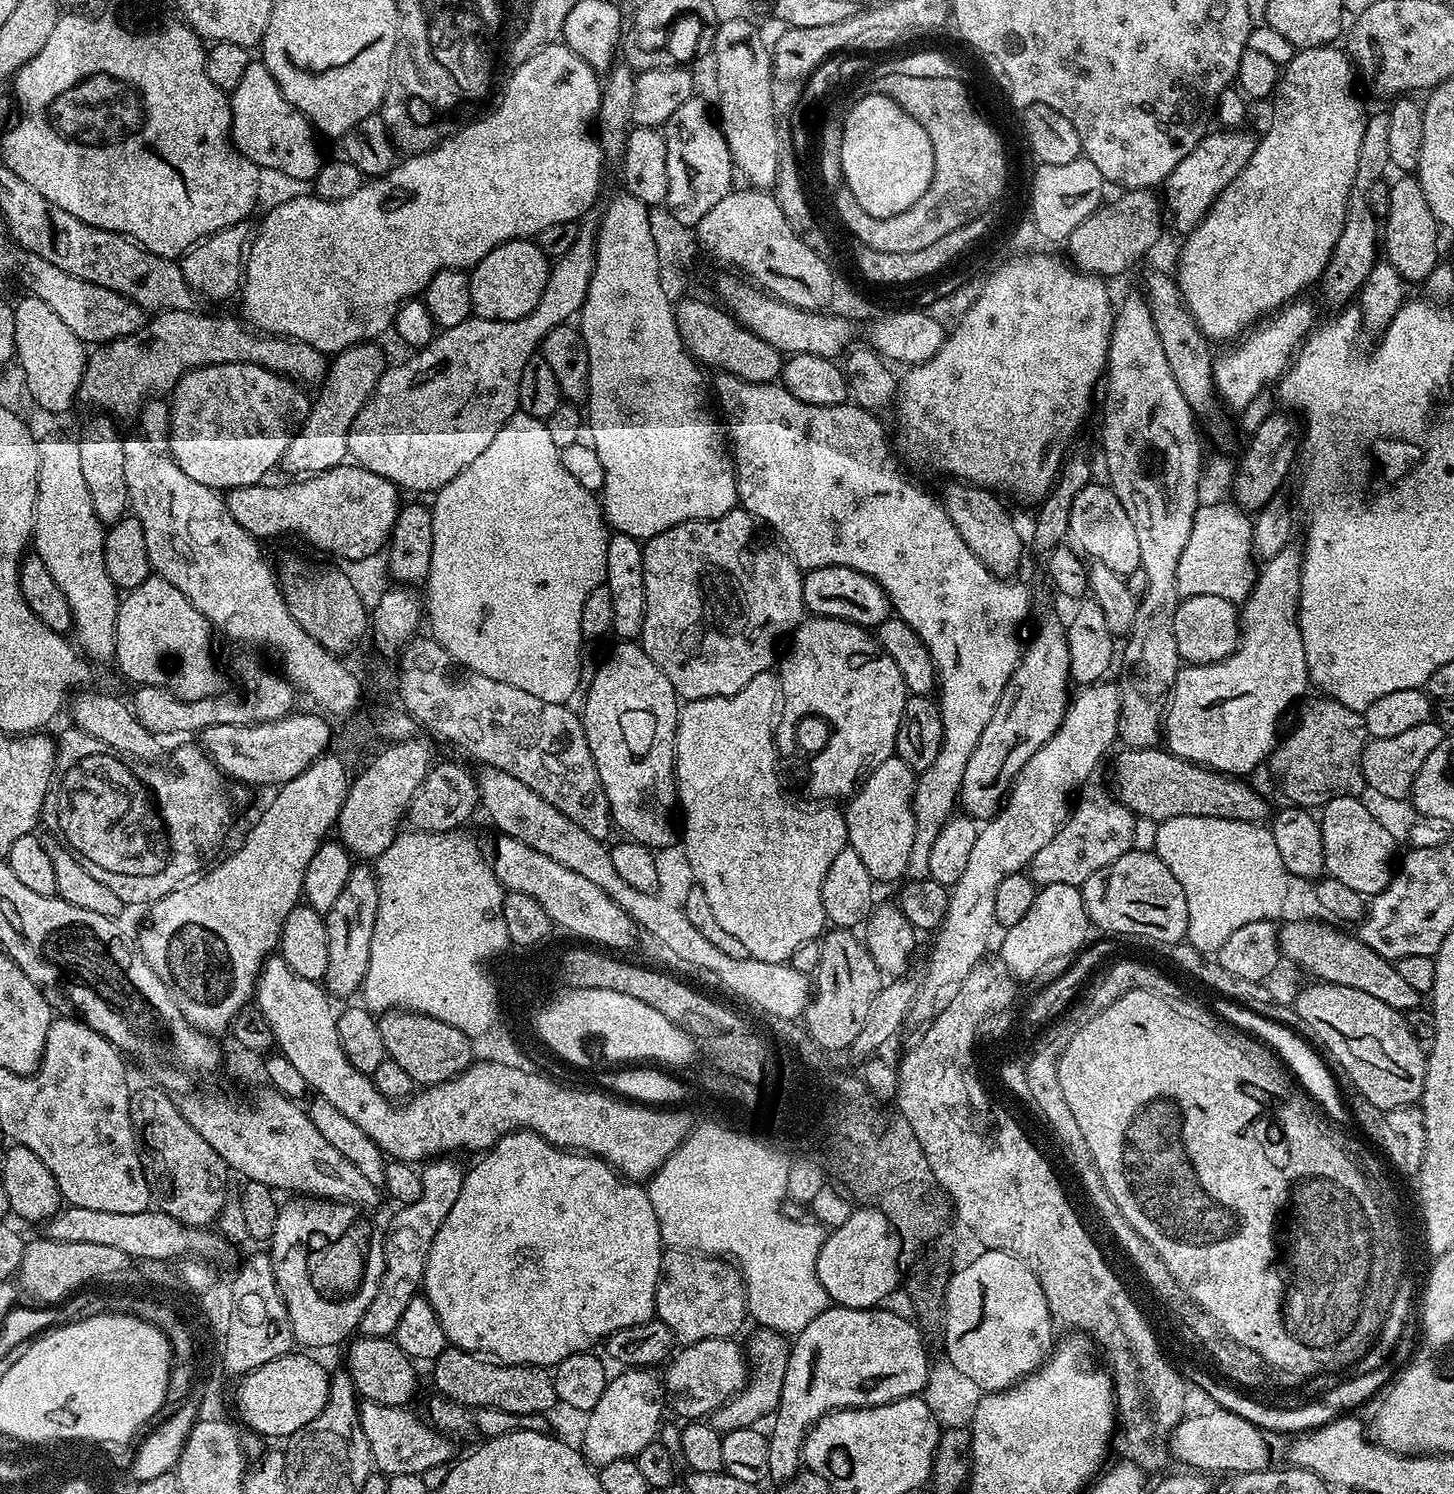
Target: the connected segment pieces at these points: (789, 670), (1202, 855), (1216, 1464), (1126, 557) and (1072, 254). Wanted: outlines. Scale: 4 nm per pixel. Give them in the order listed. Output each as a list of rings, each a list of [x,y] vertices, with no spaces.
[[[812,616],[791,633],[791,640],[788,653],[783,653],[778,664],[782,707],[776,721],[776,742],[782,742],[782,723],[786,722],[781,720],[810,720],[812,712],[828,716],[836,726],[836,736],[818,766],[816,760],[806,765],[818,770],[814,780],[806,780],[806,788],[824,794],[824,802],[840,802],[836,800],[855,796],[865,778],[894,755],[898,726],[910,693],[898,666],[894,666],[894,658],[886,654],[867,628]]]
[[[1170,818],[1159,821],[1155,854],[1170,866],[1170,874],[1182,882],[1188,907],[1187,943],[1205,954],[1219,953],[1222,942],[1234,934],[1246,922],[1272,920],[1284,908],[1288,900],[1290,877],[1282,858],[1278,855],[1278,845],[1274,843],[1271,827],[1251,820],[1231,820],[1230,818]]]
[[[1213,1407],[1212,1412],[1200,1412],[1197,1416],[1185,1415],[1177,1428],[1173,1428],[1170,1437],[1170,1452],[1181,1460],[1181,1465],[1201,1474],[1212,1472],[1262,1472],[1269,1467],[1269,1437],[1259,1428],[1246,1422],[1246,1418],[1238,1418],[1238,1414],[1230,1414],[1224,1408]]]
[[[1093,482],[1086,485],[1074,498],[1070,506],[1070,526],[1068,527],[1070,540],[1073,540],[1071,543],[1085,557],[1093,556],[1091,559],[1095,563],[1107,566],[1109,570],[1114,570],[1119,576],[1126,578],[1132,571],[1140,568],[1138,538],[1134,534],[1130,514],[1122,510],[1122,502],[1118,502],[1111,487],[1101,484]]]
[[[1134,188],[1121,191],[1119,195],[1113,204],[1105,203],[1097,208],[1090,218],[1086,218],[1086,222],[1068,235],[1067,259],[1082,272],[1101,278],[1120,276],[1139,256],[1146,255],[1164,232],[1166,212],[1161,197],[1155,191]]]

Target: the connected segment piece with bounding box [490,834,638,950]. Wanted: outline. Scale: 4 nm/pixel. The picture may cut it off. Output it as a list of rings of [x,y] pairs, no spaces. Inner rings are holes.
[[[503,834],[495,838],[496,853],[491,853],[490,863],[498,882],[508,892],[530,894],[530,898],[550,914],[557,929],[565,928],[581,936],[584,939],[581,941],[608,950],[628,948],[635,942],[638,926],[605,892],[598,890],[594,882],[582,878],[582,874],[574,874],[574,870],[562,866],[562,862],[554,862],[554,858],[546,858],[546,854],[538,854],[538,850],[526,846],[526,842],[518,842],[518,838]]]

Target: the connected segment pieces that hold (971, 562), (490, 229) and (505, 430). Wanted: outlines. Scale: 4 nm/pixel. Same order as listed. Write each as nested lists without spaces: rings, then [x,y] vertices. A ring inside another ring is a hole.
[[[716,372],[714,378],[716,378],[716,392],[714,388],[714,396],[720,399],[719,411],[724,411],[723,419],[726,421],[726,436],[730,441],[731,451],[734,453],[734,463],[736,465],[736,495],[738,497],[739,507],[743,508],[745,512],[749,512],[757,521],[760,520],[764,524],[769,524],[774,531],[780,535],[779,543],[783,545],[789,556],[800,565],[801,569],[811,570],[814,568],[825,568],[826,566],[846,566],[847,568],[853,568],[858,570],[862,574],[866,574],[870,578],[874,578],[874,582],[878,582],[878,586],[882,586],[882,590],[888,595],[888,601],[892,603],[892,612],[902,621],[906,622],[906,626],[910,626],[910,630],[914,630],[914,634],[920,639],[920,641],[926,646],[926,650],[930,654],[933,664],[936,665],[936,682],[938,685],[938,707],[940,710],[940,717],[942,718],[942,746],[938,750],[938,758],[934,758],[934,762],[930,762],[930,766],[926,766],[924,772],[919,773],[916,777],[916,786],[912,789],[912,805],[914,806],[915,822],[914,828],[914,846],[910,849],[910,862],[908,863],[907,875],[913,880],[922,880],[928,876],[930,870],[930,850],[934,847],[934,842],[938,839],[938,834],[942,834],[942,826],[946,826],[946,822],[952,819],[954,813],[958,808],[958,801],[960,799],[960,787],[962,786],[962,774],[966,774],[966,762],[970,760],[970,754],[974,752],[974,746],[978,744],[978,738],[982,736],[982,730],[986,730],[986,722],[990,722],[990,714],[994,714],[994,706],[998,706],[998,702],[1002,698],[1002,694],[1006,690],[1006,686],[1010,682],[1010,678],[1014,674],[1014,670],[1020,665],[1020,657],[1022,655],[1022,640],[1020,644],[1020,627],[1024,624],[1024,619],[1028,616],[1028,611],[1032,608],[1032,592],[1024,584],[1019,584],[1019,579],[1016,578],[1005,578],[1003,576],[995,576],[988,567],[985,566],[974,554],[974,550],[970,550],[970,546],[966,544],[962,538],[962,534],[956,528],[954,522],[950,522],[950,518],[946,514],[943,503],[939,499],[936,500],[927,492],[924,488],[919,488],[912,480],[907,480],[902,473],[896,469],[896,460],[892,457],[892,448],[888,445],[888,440],[884,437],[884,428],[875,420],[873,413],[867,408],[860,408],[854,402],[845,402],[842,404],[835,404],[834,406],[814,406],[813,404],[807,404],[806,402],[798,402],[798,398],[794,398],[794,394],[790,394],[788,389],[781,386],[779,383],[773,382],[771,384],[751,384],[746,382],[742,378],[738,378],[734,374],[729,372]]]
[[[563,42],[546,45],[533,53],[528,59],[521,59],[513,70],[504,93],[500,96],[500,105],[489,116],[468,124],[464,129],[453,131],[447,139],[427,152],[408,154],[399,162],[392,165],[392,169],[384,176],[369,179],[350,198],[341,200],[324,200],[321,196],[292,196],[281,204],[276,204],[264,216],[260,224],[260,233],[251,237],[246,249],[244,271],[242,273],[242,287],[238,292],[238,301],[244,307],[243,319],[253,329],[261,333],[289,337],[309,344],[325,354],[335,354],[344,348],[355,344],[375,341],[384,331],[391,329],[396,322],[396,315],[400,307],[407,300],[419,297],[424,287],[438,274],[447,268],[471,270],[476,267],[490,250],[502,246],[511,240],[527,240],[539,237],[546,226],[554,226],[571,220],[579,221],[592,208],[596,195],[600,192],[600,175],[606,169],[606,161],[600,152],[600,141],[594,131],[594,121],[600,110],[601,77],[574,50],[570,50]]]
[[[518,410],[508,419],[508,424],[498,430],[494,442],[490,442],[490,446],[486,446],[486,450],[482,450],[482,454],[478,454],[478,458],[474,458],[474,462],[470,462],[470,466],[458,474],[458,478],[446,482],[446,486],[435,493],[433,500],[436,501],[430,504],[434,518],[434,550],[430,554],[430,570],[426,581],[426,620],[432,623],[431,639],[440,643],[470,670],[486,674],[486,678],[494,678],[498,682],[510,682],[510,686],[518,686],[518,690],[526,690],[542,698],[542,702],[568,704],[580,684],[582,605],[586,603],[586,598],[590,598],[593,590],[601,587],[608,579],[606,546],[610,532],[606,527],[601,501],[562,466],[560,452],[561,448],[554,446],[550,438],[547,423]]]

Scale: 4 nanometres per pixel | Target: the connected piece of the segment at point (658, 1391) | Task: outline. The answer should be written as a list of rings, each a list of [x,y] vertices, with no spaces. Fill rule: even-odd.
[[[625,1367],[620,1373],[613,1375],[608,1381],[606,1390],[602,1390],[602,1398],[598,1398],[598,1406],[588,1412],[586,1436],[582,1451],[589,1464],[603,1466],[619,1460],[630,1460],[636,1457],[642,1450],[642,1446],[653,1443],[657,1439],[656,1431],[660,1428],[660,1415],[666,1412],[665,1396],[666,1388],[655,1376],[655,1371],[647,1367]]]

